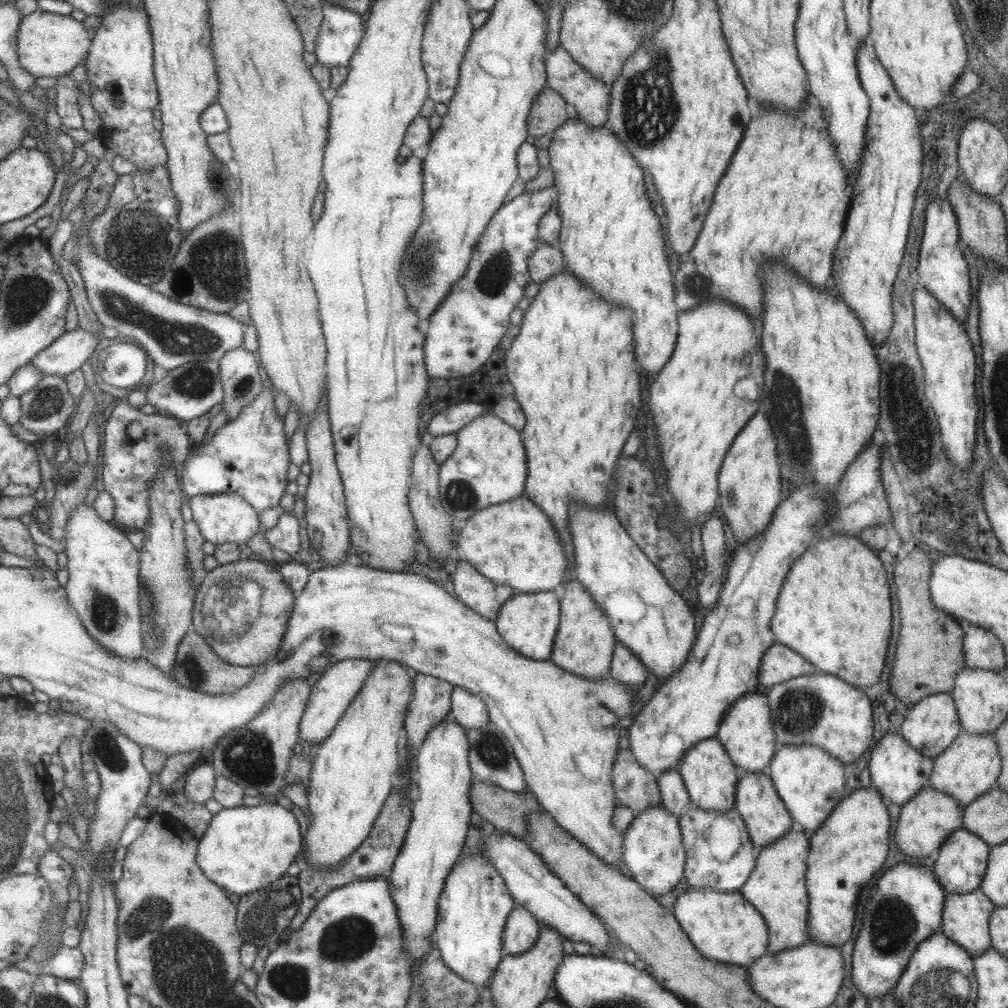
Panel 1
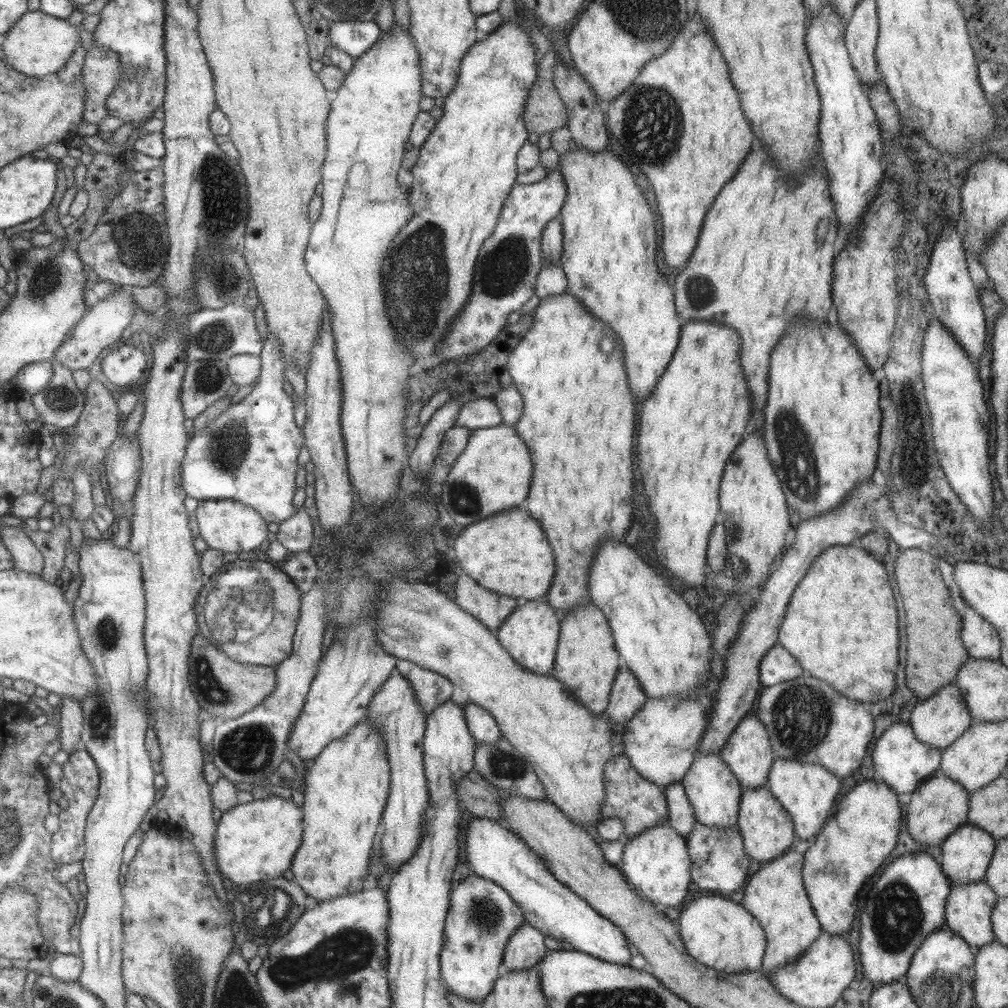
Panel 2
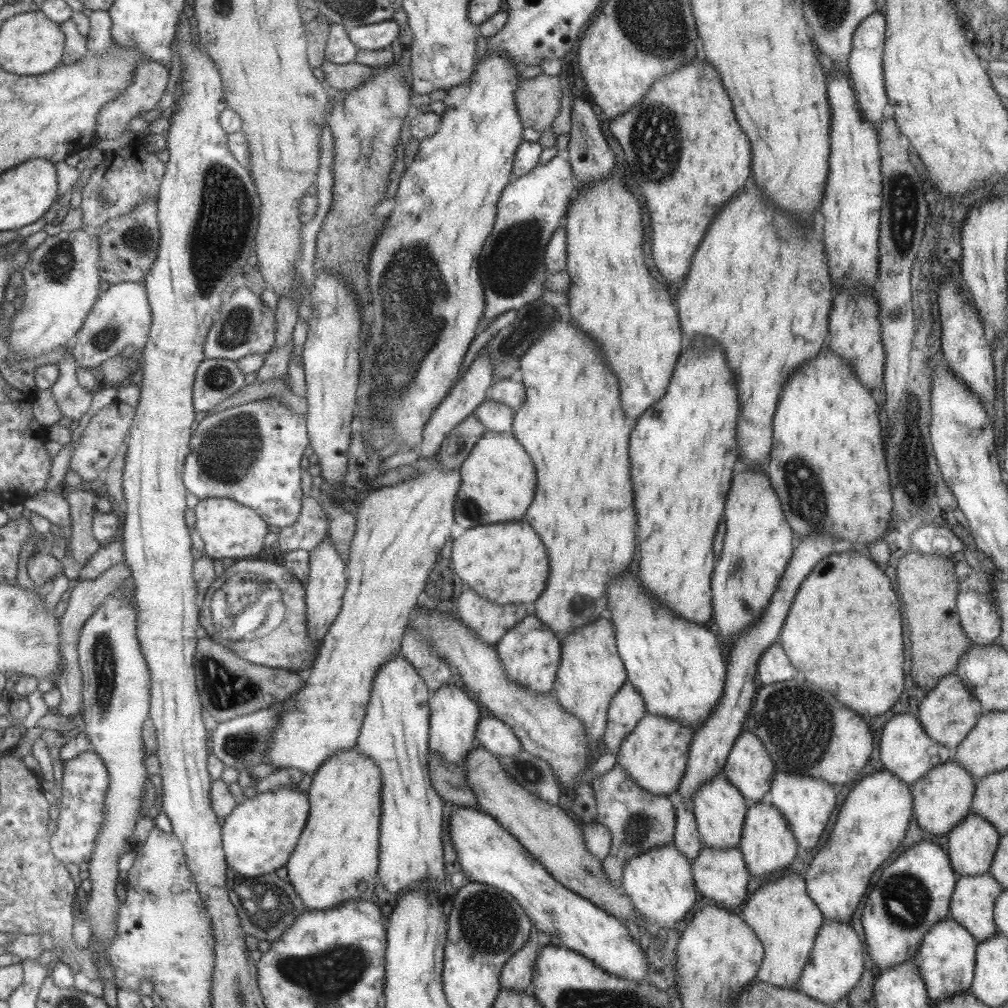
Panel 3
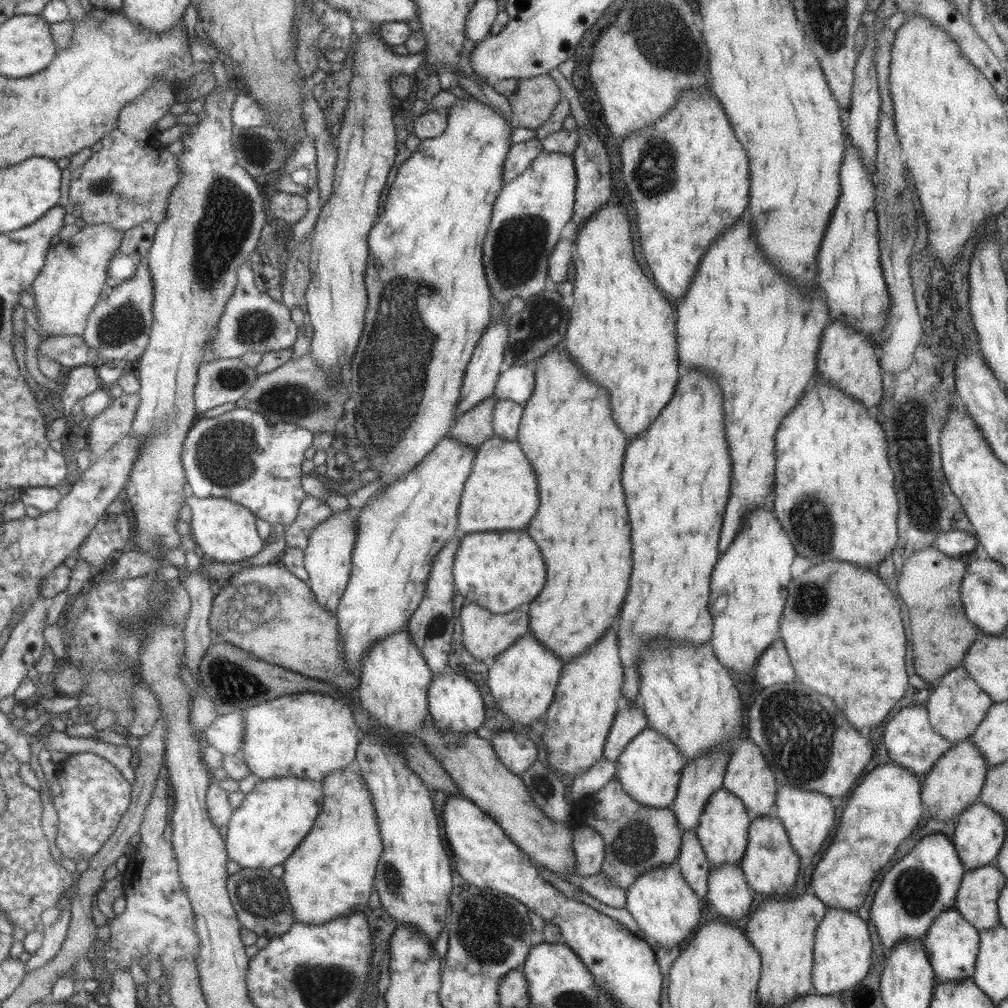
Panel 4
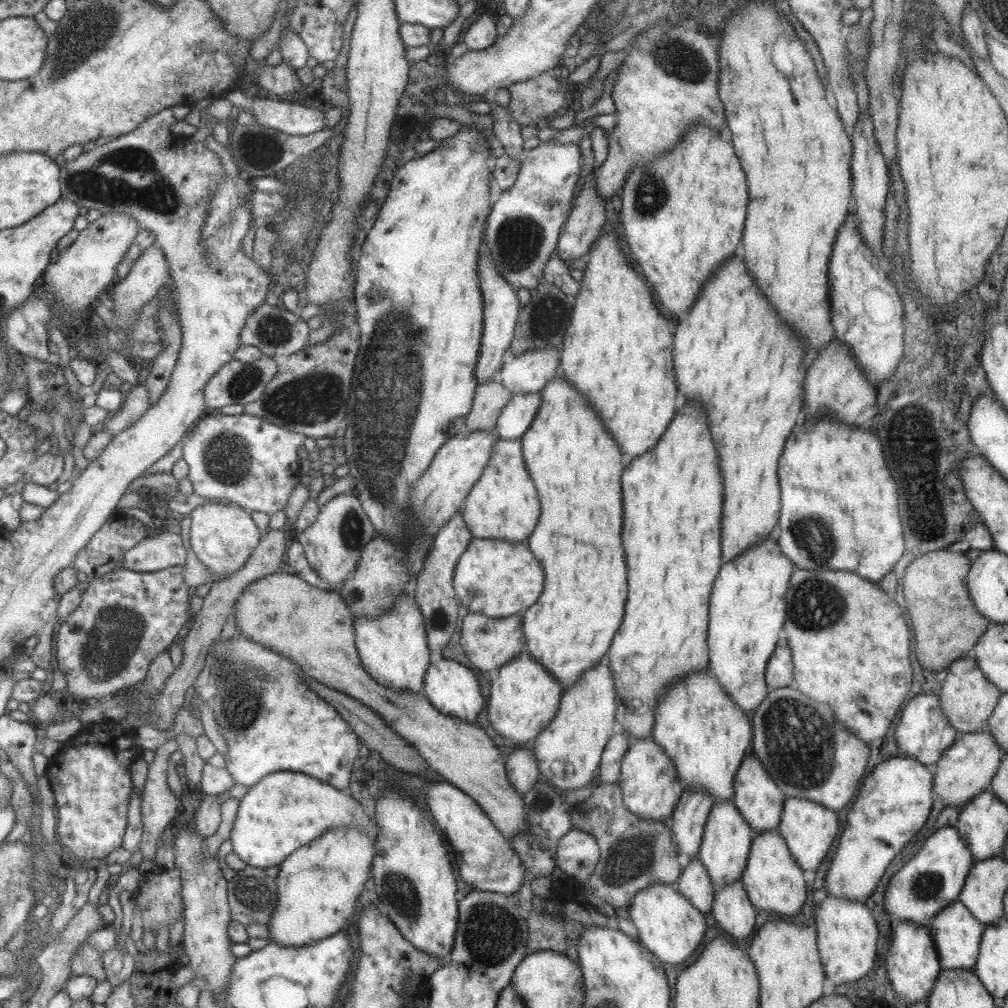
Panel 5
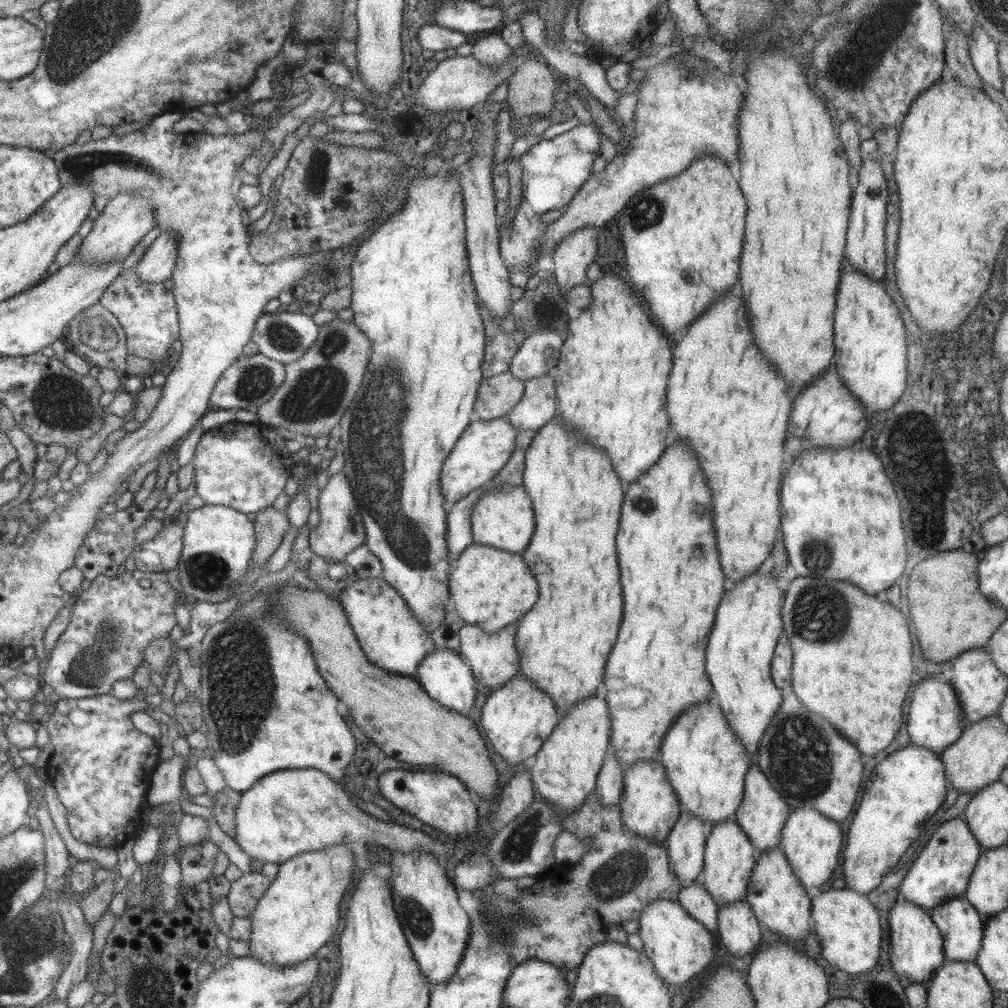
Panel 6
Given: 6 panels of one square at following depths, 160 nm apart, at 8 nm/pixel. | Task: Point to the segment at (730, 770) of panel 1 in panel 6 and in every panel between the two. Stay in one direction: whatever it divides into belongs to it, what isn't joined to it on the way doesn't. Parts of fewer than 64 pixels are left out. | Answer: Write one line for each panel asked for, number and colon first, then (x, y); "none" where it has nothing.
2: (714, 793)
3: (718, 807)
4: (722, 829)
5: (726, 837)
6: (728, 857)

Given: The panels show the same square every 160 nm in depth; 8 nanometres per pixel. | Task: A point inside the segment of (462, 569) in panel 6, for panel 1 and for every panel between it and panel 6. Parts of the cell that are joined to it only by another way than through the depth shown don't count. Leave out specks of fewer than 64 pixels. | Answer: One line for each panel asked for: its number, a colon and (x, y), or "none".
1: (512, 543)
2: (506, 552)
3: (504, 562)
4: (500, 571)
5: (498, 578)

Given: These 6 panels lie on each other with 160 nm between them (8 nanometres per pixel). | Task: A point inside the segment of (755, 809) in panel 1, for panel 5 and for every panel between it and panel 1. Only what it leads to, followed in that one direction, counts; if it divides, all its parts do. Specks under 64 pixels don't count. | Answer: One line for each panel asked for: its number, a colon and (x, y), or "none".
2: (766, 828)
3: (767, 844)
4: (769, 864)
5: (773, 881)

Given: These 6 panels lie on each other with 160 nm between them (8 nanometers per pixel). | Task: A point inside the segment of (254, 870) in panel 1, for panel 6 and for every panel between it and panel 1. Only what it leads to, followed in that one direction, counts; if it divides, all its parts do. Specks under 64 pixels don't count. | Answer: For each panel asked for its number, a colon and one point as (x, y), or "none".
2: (256, 840)
3: (258, 835)
4: (273, 817)
5: (284, 810)
6: (287, 812)

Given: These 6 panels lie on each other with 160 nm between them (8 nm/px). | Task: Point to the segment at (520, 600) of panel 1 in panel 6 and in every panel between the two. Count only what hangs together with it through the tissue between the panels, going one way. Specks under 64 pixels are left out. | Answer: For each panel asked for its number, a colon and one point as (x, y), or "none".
2: (529, 634)
3: (529, 654)
4: (522, 680)
5: (523, 697)
6: (517, 717)

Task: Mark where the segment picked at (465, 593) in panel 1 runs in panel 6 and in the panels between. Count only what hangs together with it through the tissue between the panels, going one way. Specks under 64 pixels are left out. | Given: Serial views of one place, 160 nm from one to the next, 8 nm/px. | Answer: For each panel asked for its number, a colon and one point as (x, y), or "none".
2: (490, 609)
3: (488, 622)
4: (485, 634)
5: (488, 642)
6: (492, 658)

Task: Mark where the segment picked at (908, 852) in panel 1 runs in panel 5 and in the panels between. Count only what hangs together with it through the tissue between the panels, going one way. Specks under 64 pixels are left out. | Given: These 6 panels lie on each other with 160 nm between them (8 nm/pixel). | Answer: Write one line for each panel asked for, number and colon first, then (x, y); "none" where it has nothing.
2: (938, 806)
3: (941, 798)
4: (954, 782)
5: (965, 769)

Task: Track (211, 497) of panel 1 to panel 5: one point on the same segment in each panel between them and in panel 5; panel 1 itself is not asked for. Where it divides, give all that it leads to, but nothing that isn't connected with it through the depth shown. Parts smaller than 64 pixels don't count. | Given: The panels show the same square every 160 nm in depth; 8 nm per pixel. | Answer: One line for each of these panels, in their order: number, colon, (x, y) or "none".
2: (229, 526)
3: (229, 530)
4: (224, 531)
5: (222, 537)

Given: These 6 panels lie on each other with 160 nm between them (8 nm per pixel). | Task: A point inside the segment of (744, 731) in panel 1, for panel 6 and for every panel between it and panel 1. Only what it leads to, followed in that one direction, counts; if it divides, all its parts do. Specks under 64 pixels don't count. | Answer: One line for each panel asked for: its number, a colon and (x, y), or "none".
2: (747, 752)
3: (747, 767)
4: (747, 775)
5: (758, 799)
6: (761, 814)

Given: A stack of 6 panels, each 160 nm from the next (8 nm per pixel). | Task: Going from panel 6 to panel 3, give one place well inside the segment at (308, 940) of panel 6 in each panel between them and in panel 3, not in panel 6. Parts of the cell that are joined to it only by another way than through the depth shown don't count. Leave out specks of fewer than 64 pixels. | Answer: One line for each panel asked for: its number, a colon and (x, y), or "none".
3: (335, 859)
4: (330, 873)
5: (317, 886)

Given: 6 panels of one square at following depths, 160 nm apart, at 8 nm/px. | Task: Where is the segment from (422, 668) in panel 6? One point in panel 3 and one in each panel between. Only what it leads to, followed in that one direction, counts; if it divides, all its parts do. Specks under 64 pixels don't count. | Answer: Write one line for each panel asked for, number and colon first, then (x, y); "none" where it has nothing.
3: (453, 716)
4: (454, 704)
5: (451, 688)

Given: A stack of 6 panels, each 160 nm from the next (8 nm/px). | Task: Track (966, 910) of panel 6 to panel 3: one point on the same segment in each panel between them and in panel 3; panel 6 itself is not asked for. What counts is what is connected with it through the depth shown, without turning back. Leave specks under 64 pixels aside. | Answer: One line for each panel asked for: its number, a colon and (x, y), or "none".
3: (945, 958)
4: (951, 944)
5: (956, 934)

